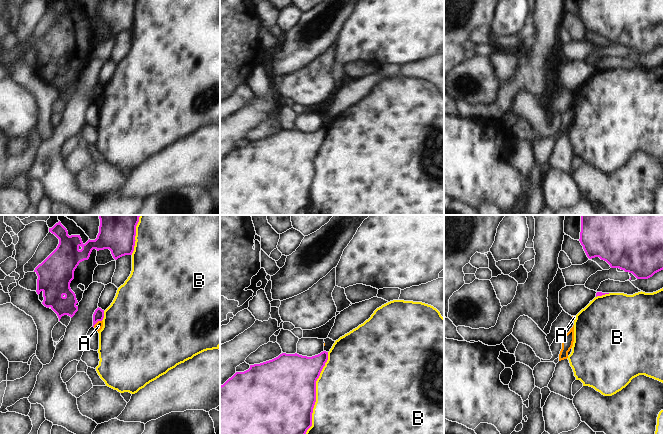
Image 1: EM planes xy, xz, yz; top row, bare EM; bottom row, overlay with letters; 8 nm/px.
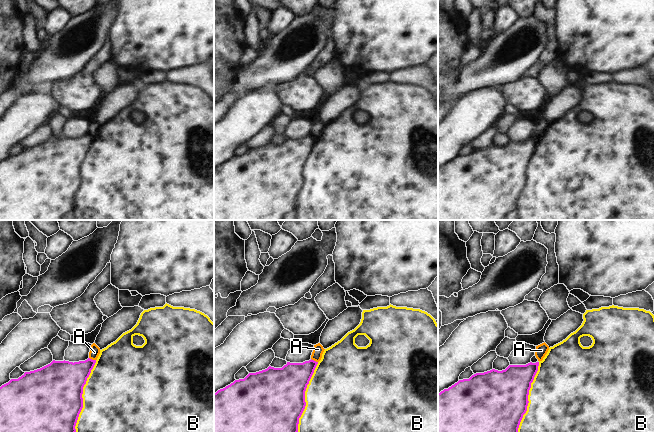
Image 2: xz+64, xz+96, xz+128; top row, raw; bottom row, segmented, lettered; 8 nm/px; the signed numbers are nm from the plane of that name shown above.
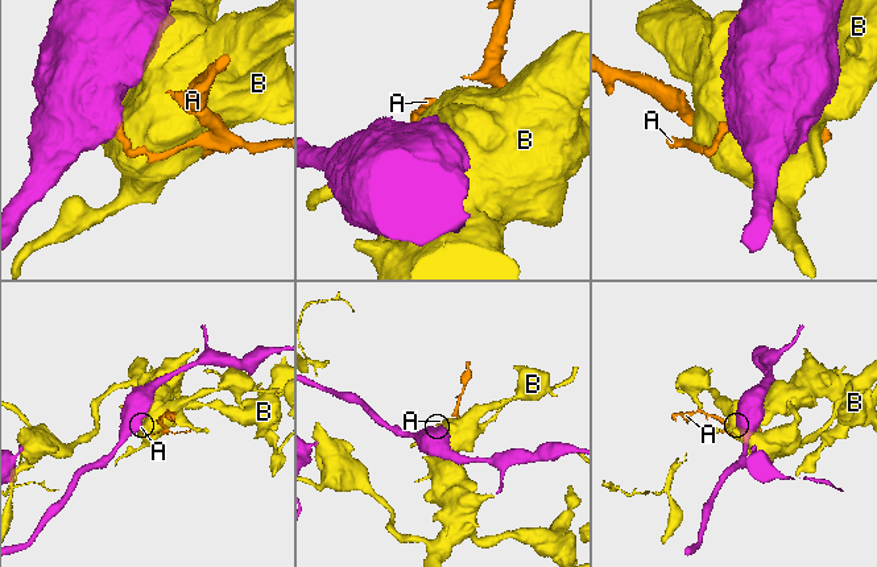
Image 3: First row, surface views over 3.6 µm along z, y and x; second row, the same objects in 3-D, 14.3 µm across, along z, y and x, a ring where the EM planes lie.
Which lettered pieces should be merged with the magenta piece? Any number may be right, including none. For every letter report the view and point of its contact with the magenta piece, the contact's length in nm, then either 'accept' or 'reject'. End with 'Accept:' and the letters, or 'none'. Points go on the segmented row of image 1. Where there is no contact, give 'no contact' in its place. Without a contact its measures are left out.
A: xy (97, 321) | 90 nm | reject
B: xz (315, 393) | 700 nm | reject
Accept: none

